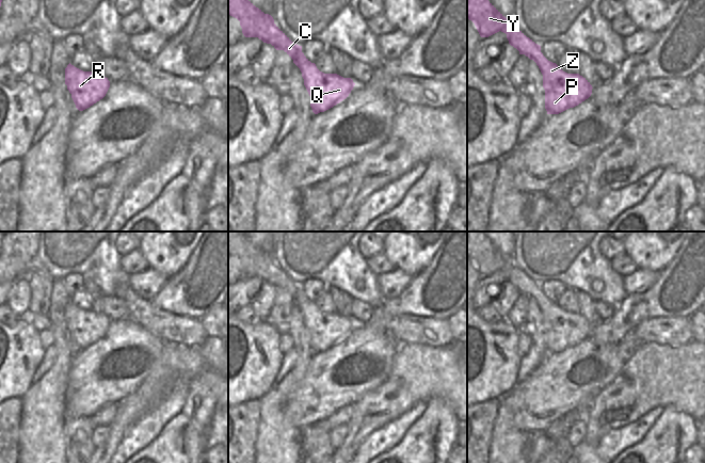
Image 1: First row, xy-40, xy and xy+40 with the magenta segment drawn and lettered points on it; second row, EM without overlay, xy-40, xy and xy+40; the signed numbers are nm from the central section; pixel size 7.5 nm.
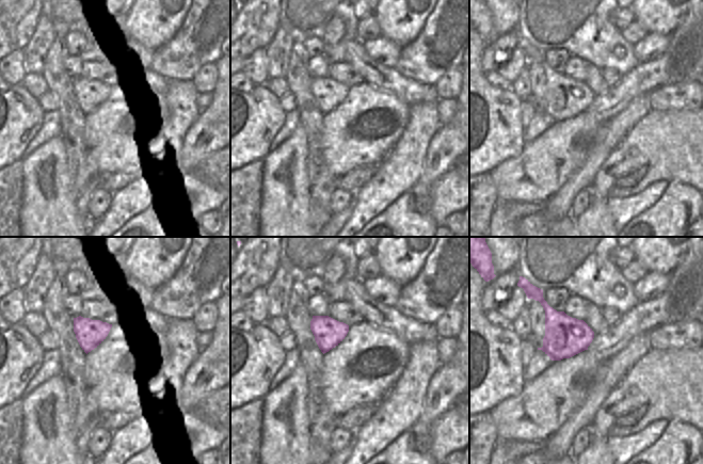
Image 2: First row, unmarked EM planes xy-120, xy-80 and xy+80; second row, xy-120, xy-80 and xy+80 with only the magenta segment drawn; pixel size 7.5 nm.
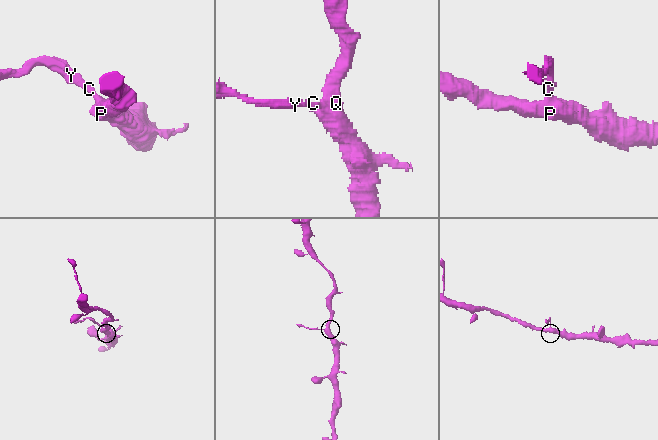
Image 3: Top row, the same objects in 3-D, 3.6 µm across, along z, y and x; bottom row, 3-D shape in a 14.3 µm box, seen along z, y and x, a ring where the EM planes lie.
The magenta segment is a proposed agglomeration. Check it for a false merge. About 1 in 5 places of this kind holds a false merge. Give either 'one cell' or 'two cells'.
two cells

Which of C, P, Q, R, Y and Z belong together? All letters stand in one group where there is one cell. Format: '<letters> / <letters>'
C Y / P Q R Z

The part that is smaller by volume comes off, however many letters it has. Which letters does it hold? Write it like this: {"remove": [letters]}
{"remove": ["C", "Y"]}

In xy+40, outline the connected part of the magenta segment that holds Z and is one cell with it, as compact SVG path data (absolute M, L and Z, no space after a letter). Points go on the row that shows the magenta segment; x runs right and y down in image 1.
M542 52L533 61L543 75L547 114L559 114L591 96L592 85L579 74L563 71L556 63L548 61Z

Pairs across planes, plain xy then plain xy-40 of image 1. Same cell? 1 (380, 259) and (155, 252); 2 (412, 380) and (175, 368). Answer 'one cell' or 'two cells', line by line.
1: two cells
2: one cell

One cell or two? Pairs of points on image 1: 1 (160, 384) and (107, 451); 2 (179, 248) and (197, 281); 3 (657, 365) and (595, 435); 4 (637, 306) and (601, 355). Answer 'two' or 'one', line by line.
1: one
2: two
3: one
4: two

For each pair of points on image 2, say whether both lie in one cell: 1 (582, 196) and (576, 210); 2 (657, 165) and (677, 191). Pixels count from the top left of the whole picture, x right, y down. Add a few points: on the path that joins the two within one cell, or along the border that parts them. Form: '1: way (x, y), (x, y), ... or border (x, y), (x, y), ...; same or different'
1: way (582, 200), (578, 207); same
2: border (669, 180), (680, 180), (691, 187); different

